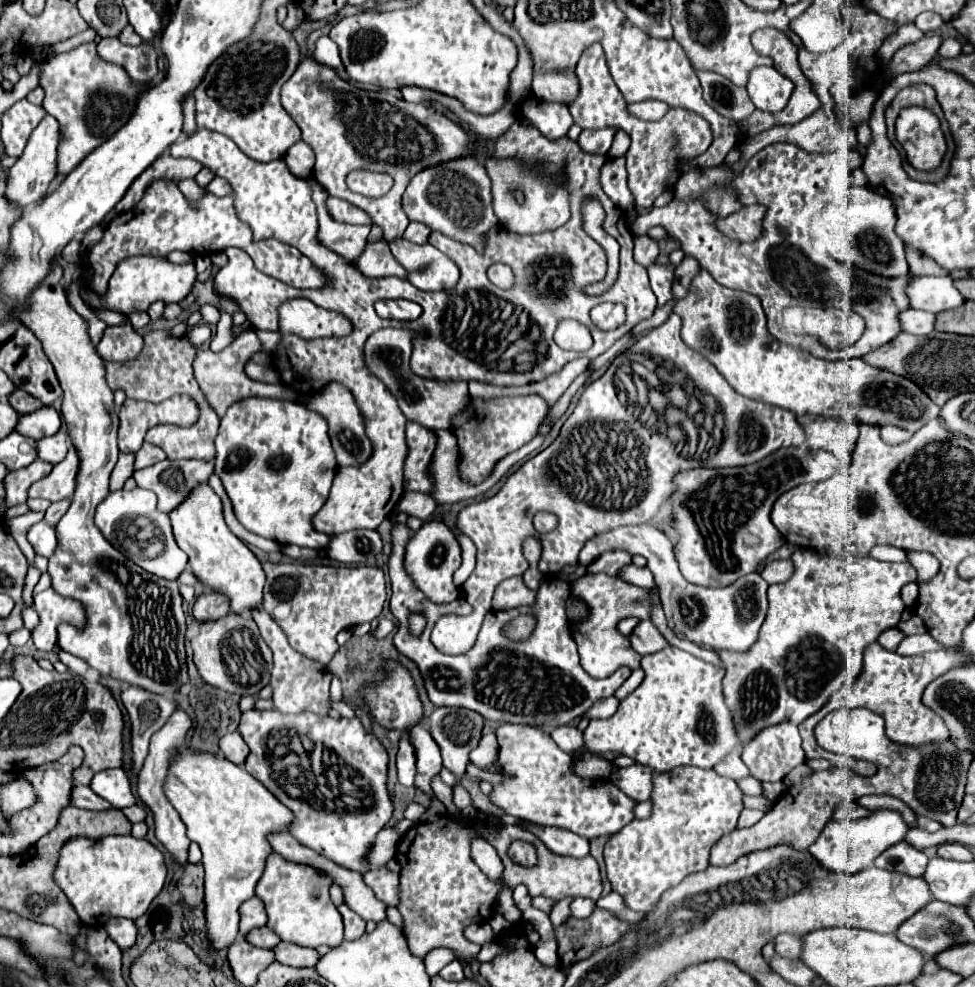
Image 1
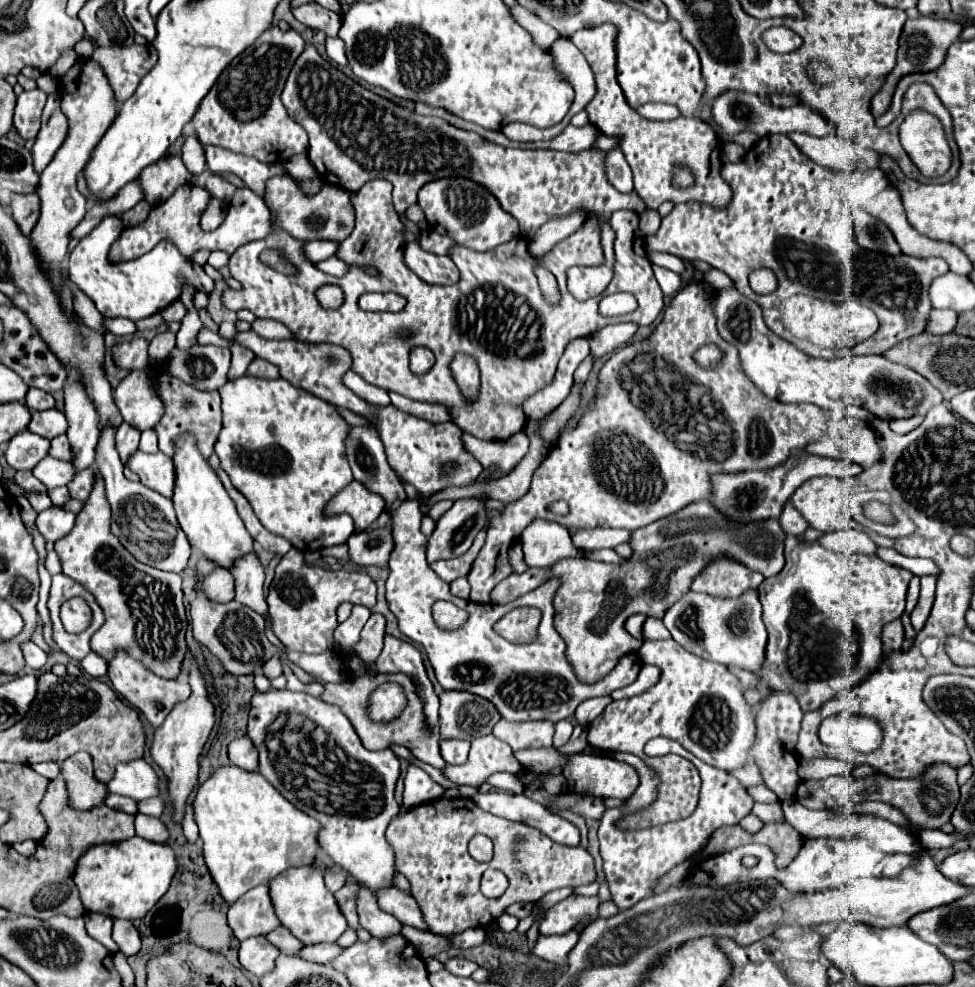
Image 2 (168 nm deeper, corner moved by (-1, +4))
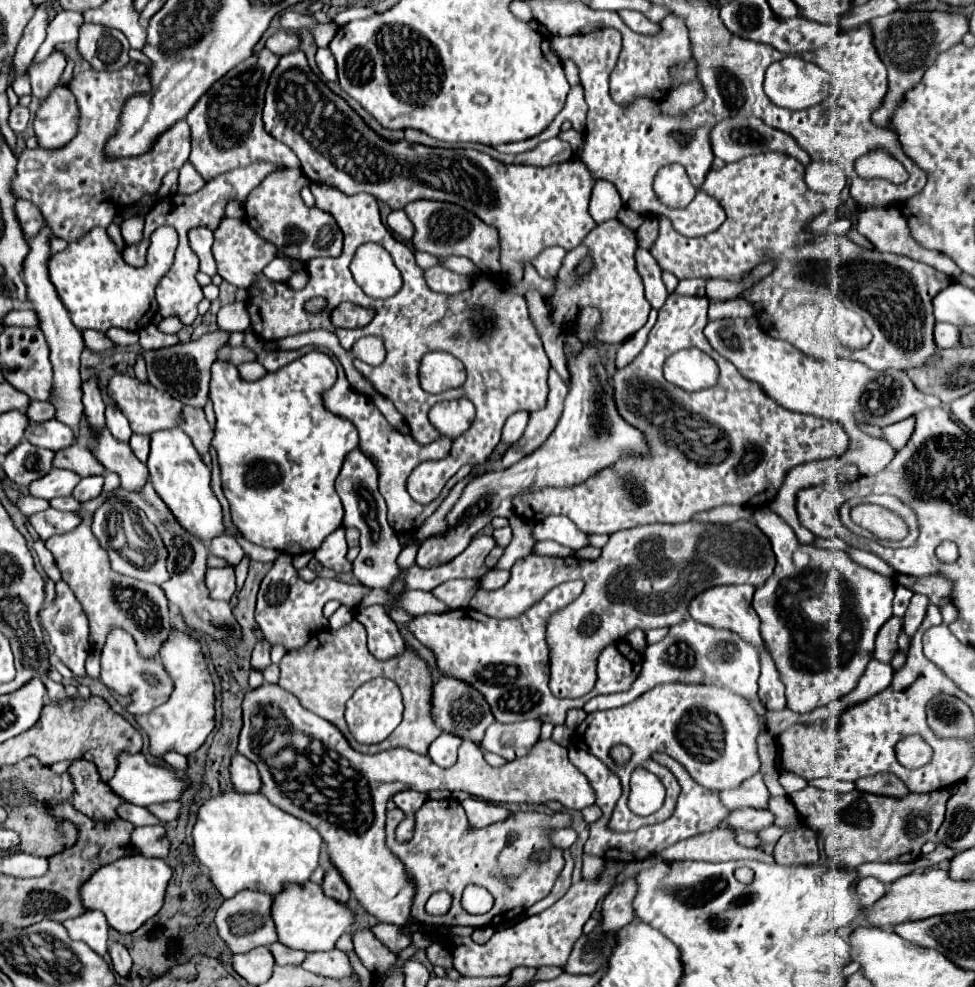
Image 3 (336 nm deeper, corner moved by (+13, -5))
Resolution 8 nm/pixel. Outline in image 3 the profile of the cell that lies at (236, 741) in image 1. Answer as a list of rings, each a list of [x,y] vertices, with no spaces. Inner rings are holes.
[[[237,754],[231,760],[231,782],[237,792],[261,792],[261,776],[257,774],[257,768],[251,760]]]

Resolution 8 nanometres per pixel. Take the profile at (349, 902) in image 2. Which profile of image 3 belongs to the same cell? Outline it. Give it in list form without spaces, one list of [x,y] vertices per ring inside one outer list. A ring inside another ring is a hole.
[[[327,864],[325,868],[325,878],[323,878],[323,890],[327,896],[339,900],[339,902],[347,902],[349,900],[349,886],[345,884],[343,876],[337,872],[337,868],[333,864]]]

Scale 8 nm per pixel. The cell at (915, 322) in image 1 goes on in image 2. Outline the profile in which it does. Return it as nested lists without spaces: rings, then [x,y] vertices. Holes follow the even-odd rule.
[[[931,309],[931,315],[927,319],[927,331],[933,335],[945,335],[951,333],[957,323],[955,311],[943,311],[943,309]]]

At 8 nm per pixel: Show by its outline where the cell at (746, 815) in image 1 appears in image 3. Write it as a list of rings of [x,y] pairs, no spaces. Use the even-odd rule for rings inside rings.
[[[737,832],[737,842],[741,846],[747,846],[747,848],[759,848],[761,846],[761,840],[755,832]]]

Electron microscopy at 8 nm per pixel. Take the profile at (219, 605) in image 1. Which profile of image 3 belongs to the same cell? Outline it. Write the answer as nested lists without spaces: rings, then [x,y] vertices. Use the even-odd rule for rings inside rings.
[[[207,568],[207,588],[211,598],[217,600],[231,600],[235,592],[235,574],[233,568]]]

